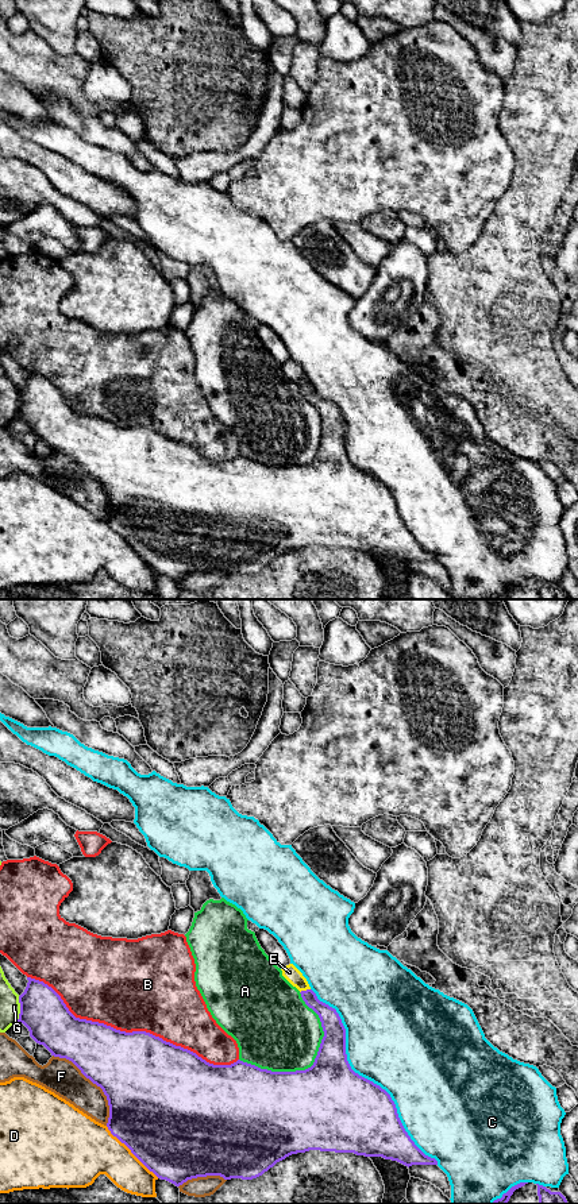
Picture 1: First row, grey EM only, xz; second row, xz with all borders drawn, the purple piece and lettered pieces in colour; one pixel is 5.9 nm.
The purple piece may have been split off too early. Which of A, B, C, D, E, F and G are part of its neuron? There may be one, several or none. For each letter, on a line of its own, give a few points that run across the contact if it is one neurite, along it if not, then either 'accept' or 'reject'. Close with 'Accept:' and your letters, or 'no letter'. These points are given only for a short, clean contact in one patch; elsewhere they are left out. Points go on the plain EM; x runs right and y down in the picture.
A: reject
B: reject
C: reject
D: reject
E: line xz (331, 417), (304, 386), (289, 367); accept
F: reject
G: reject
Accept: E

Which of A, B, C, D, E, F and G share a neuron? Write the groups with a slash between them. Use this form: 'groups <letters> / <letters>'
groups A / B / C / D / E / F / G

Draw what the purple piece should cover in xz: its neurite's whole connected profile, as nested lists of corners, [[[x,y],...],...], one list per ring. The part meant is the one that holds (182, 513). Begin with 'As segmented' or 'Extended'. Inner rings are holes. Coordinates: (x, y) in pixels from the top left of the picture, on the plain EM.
Extended. [[[293,359],[281,366],[300,386],[305,400],[319,410],[324,427],[315,458],[305,466],[271,467],[240,455],[231,460],[209,459],[196,448],[150,428],[126,428],[104,418],[76,413],[51,382],[31,373],[27,373],[27,382],[19,391],[18,417],[23,418],[30,432],[51,451],[72,456],[86,474],[103,485],[109,501],[107,522],[111,529],[158,574],[176,582],[207,571],[253,575],[286,552],[309,545],[382,552],[408,563],[438,560],[435,553],[425,551],[411,535],[390,490],[351,464],[346,449],[346,424],[336,405],[317,394]]]

